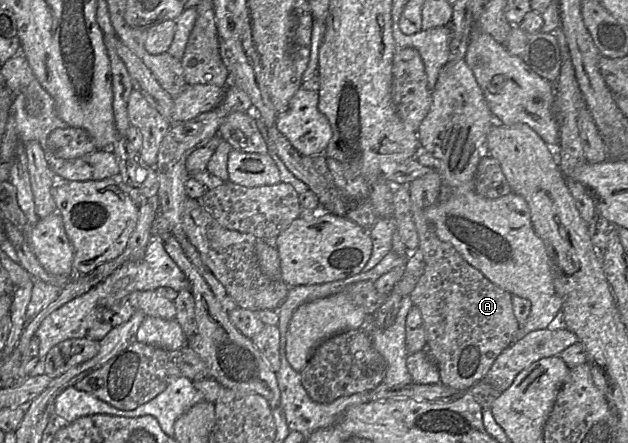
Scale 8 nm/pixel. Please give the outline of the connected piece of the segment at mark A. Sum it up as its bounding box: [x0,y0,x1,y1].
[408,170,520,390]

